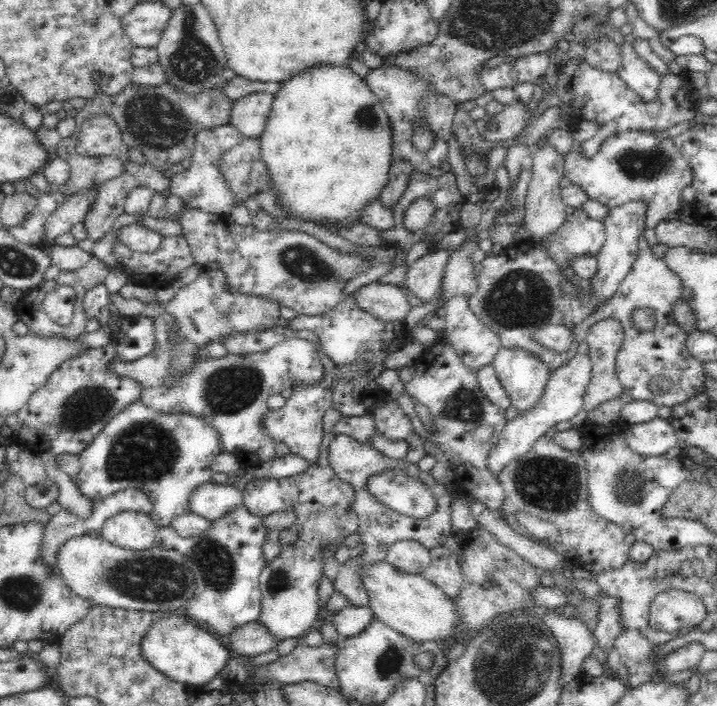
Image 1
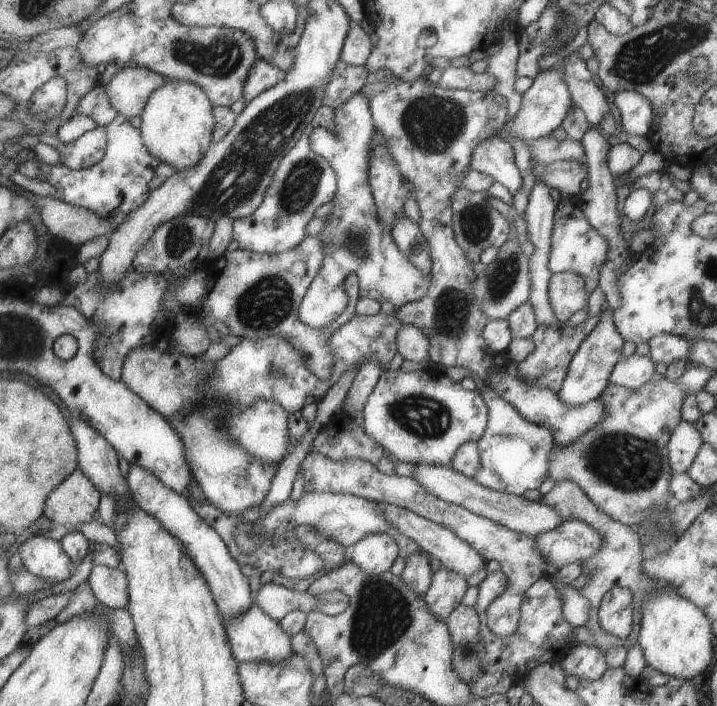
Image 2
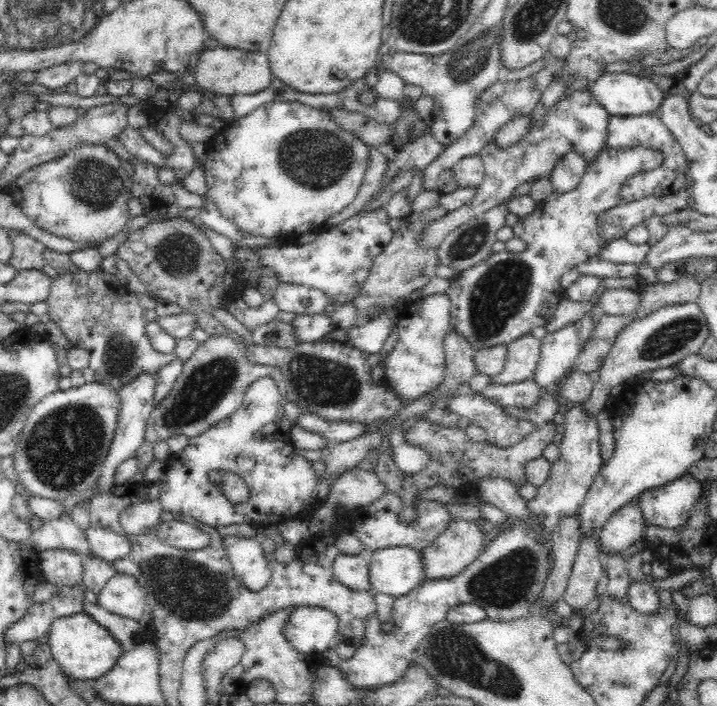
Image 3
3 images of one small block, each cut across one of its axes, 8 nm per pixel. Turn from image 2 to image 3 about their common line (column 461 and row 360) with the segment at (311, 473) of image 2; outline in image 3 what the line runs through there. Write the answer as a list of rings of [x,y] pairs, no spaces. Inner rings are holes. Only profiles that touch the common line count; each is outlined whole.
[[[531,332],[510,342],[507,345],[506,366],[498,376],[492,377],[492,382],[508,385],[532,380],[540,354],[542,343]]]

